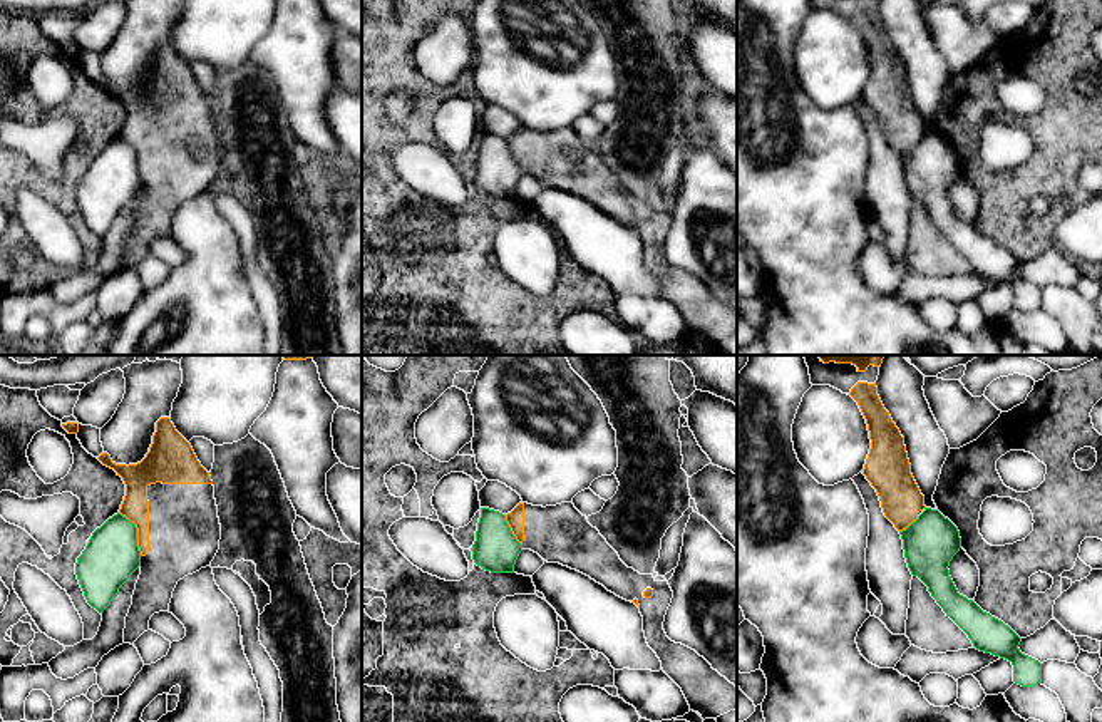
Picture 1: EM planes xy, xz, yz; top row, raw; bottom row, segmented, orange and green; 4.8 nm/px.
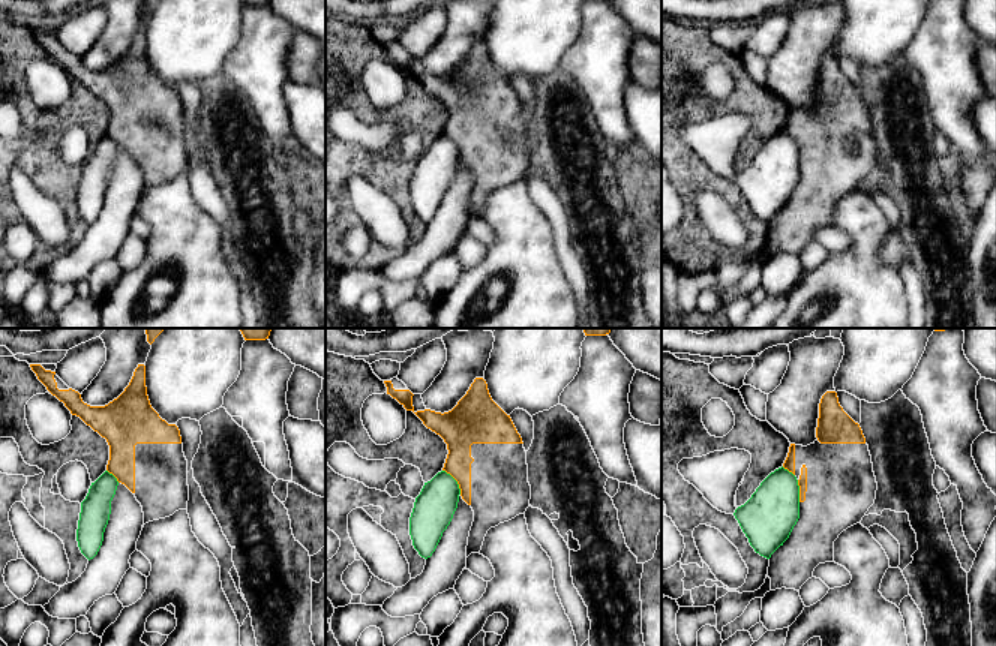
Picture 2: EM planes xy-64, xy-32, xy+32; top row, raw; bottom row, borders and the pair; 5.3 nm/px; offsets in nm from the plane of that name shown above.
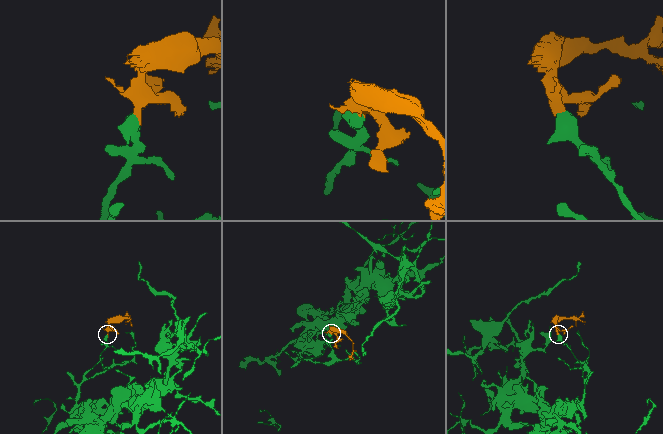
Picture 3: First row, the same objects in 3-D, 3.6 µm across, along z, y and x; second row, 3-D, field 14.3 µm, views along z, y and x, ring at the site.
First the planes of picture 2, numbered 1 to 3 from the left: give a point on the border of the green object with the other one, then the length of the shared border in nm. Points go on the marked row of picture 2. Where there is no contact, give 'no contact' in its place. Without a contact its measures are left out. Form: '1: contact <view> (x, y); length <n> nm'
1: contact xy-64 (113, 474); length 100 nm
2: contact xy-32 (456, 480); length 170 nm
3: contact xy+32 (800, 490); length 120 nm

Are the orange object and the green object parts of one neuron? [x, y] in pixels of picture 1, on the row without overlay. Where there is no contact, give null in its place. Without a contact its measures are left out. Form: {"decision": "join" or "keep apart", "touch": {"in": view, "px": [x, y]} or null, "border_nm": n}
{"decision": "keep apart", "touch": {"in": "xy", "px": [138, 158]}, "border_nm": 240}

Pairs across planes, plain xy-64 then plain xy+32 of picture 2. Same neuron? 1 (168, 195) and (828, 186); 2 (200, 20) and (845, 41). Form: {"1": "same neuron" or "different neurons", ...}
{"1": "different neurons", "2": "same neuron"}

